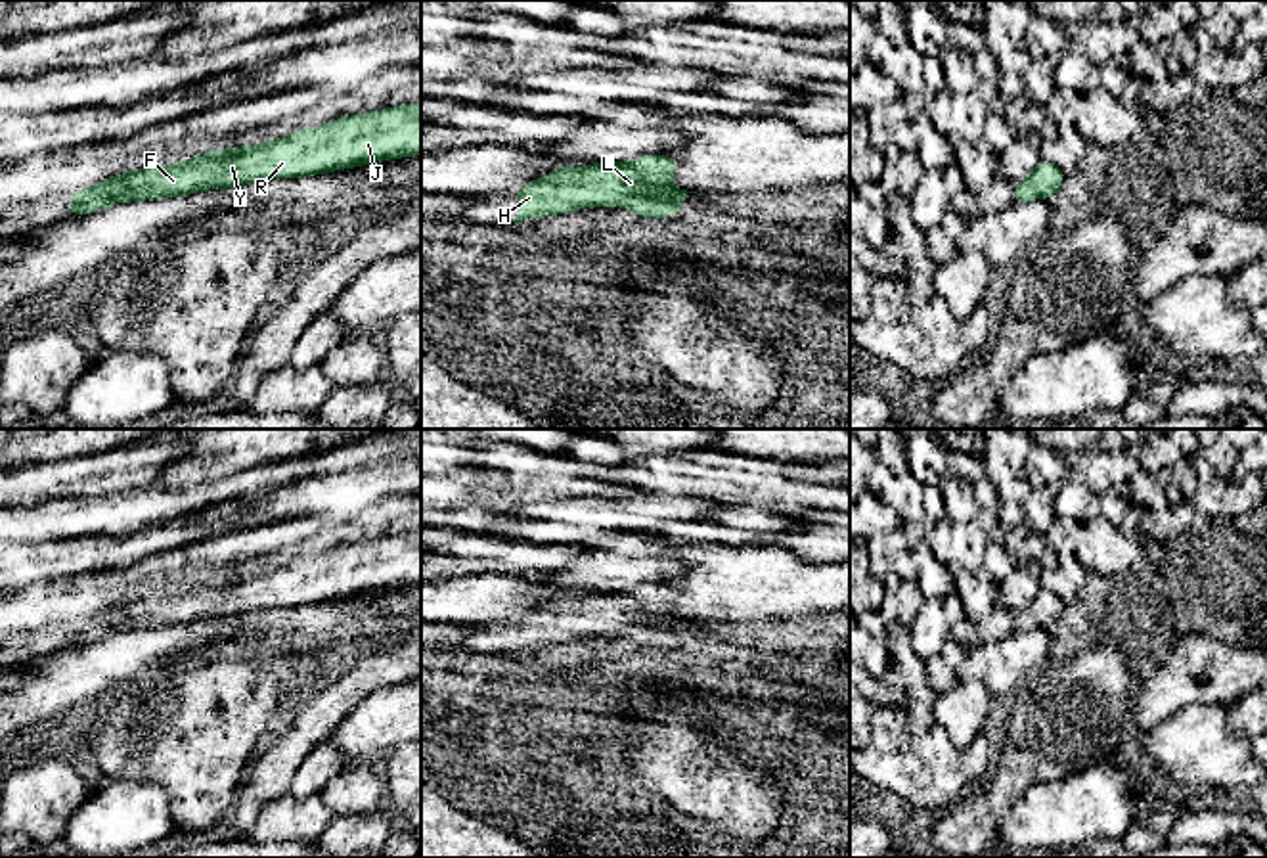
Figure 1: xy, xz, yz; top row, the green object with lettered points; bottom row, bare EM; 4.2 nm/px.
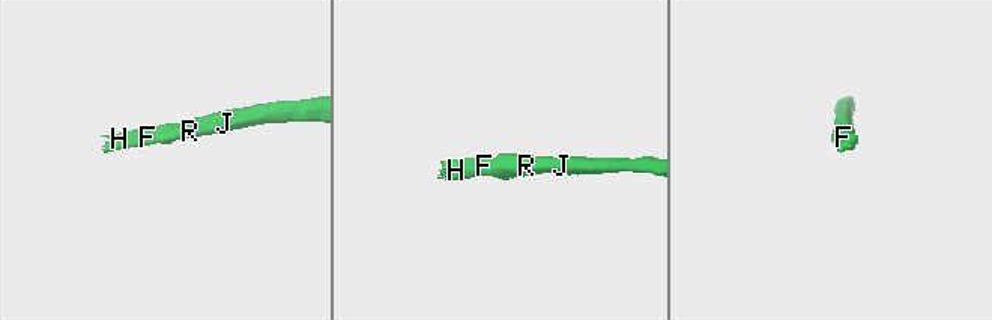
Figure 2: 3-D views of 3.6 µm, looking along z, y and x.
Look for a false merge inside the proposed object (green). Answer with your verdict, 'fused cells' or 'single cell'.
single cell

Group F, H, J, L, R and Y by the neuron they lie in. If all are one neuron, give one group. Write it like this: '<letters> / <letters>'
F H J L R Y

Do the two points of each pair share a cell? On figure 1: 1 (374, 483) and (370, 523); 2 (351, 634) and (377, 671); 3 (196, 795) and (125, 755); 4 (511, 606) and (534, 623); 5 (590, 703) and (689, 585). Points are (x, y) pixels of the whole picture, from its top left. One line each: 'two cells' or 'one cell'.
1: two cells
2: two cells
3: one cell
4: two cells
5: two cells

